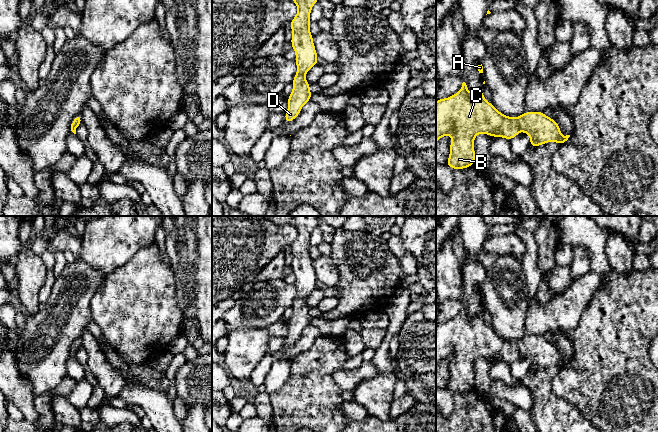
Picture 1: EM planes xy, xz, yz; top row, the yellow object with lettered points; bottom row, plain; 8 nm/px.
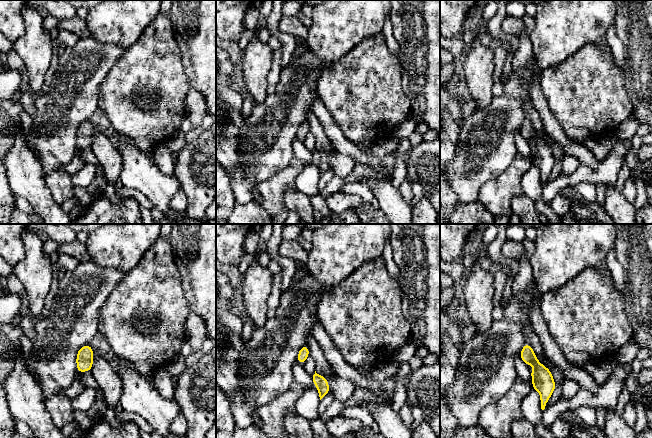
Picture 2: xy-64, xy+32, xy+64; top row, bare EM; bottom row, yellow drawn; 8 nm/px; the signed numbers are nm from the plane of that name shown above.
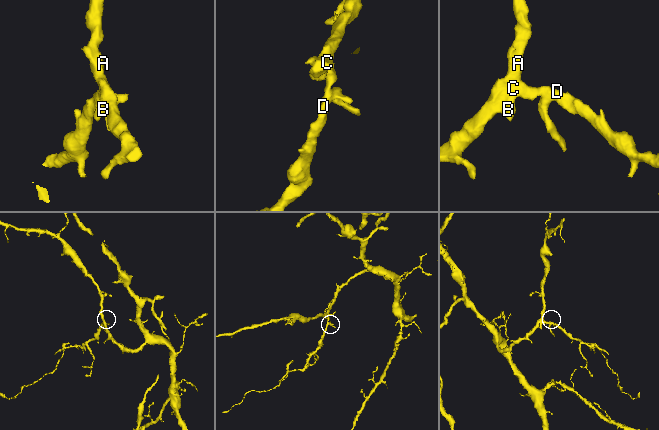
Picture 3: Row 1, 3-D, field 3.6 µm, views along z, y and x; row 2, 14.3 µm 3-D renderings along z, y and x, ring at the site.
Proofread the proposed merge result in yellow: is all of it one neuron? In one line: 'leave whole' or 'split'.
leave whole

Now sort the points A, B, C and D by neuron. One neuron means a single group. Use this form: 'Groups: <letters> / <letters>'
Groups: A B C D

